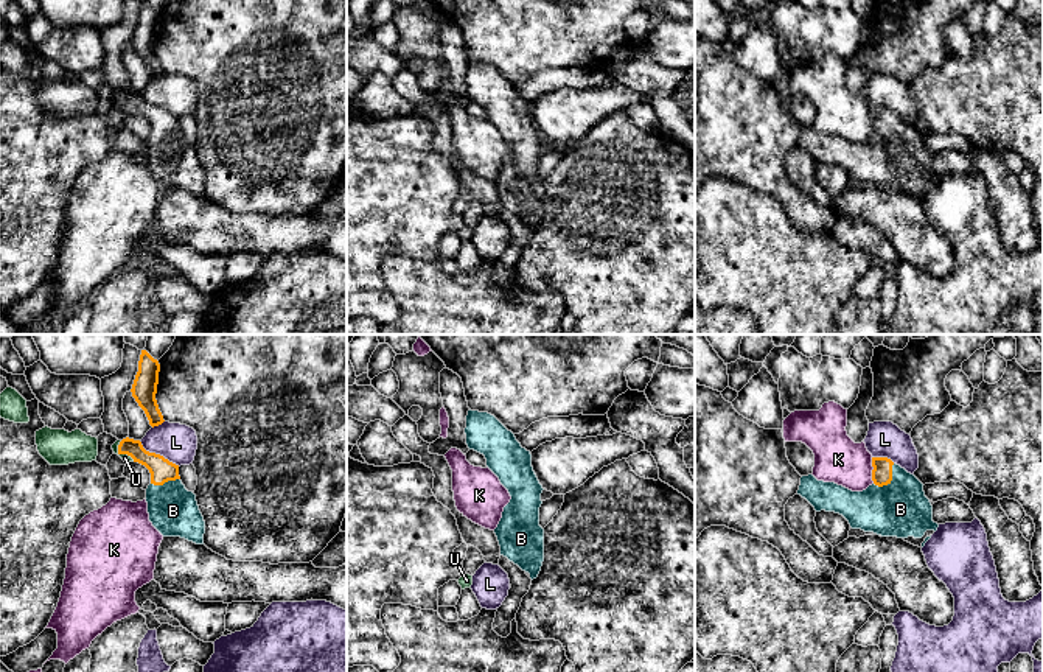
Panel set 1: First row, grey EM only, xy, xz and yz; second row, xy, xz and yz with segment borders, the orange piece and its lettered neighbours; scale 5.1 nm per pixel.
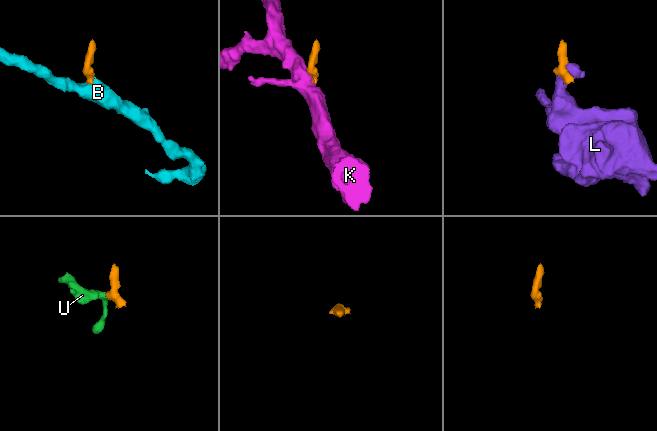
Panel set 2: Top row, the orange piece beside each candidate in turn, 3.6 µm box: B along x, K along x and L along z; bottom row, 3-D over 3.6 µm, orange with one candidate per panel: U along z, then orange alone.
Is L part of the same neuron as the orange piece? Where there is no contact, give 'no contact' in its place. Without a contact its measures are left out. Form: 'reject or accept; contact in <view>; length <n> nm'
reject; contact in xy; length 260 nm

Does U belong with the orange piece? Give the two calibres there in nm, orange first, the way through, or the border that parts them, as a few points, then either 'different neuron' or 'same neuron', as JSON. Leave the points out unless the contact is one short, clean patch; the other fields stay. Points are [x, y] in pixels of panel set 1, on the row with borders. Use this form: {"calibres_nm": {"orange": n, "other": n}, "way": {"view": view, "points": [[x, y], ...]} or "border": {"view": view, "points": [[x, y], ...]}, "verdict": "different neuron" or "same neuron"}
{"calibres_nm": {"orange": 120, "other": 40}, "way": {"view": "xy", "points": [[162, 470], [137, 453], [122, 453], [125, 458]]}, "verdict": "same neuron"}

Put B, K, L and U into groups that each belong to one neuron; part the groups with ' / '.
B U / K / L

